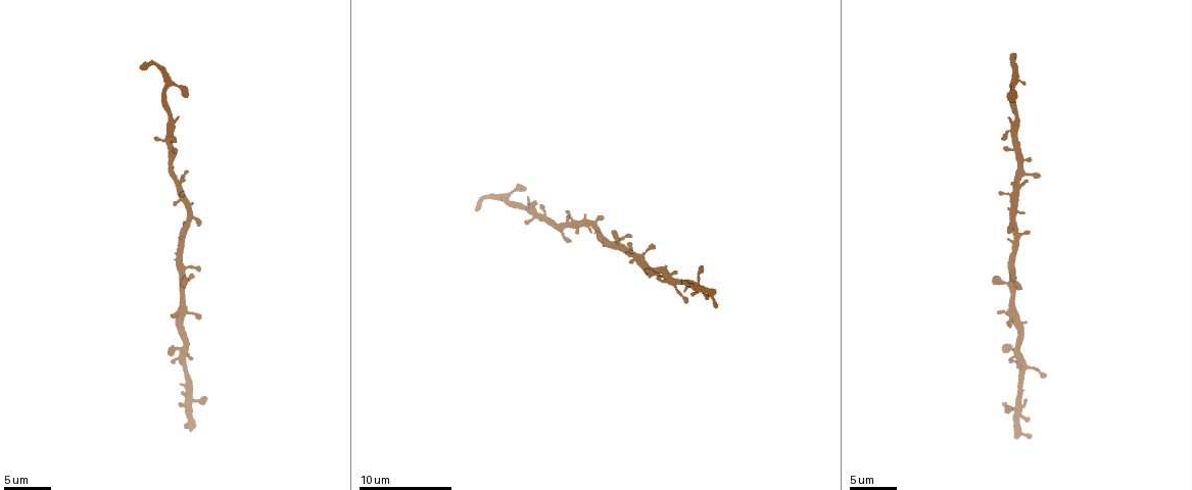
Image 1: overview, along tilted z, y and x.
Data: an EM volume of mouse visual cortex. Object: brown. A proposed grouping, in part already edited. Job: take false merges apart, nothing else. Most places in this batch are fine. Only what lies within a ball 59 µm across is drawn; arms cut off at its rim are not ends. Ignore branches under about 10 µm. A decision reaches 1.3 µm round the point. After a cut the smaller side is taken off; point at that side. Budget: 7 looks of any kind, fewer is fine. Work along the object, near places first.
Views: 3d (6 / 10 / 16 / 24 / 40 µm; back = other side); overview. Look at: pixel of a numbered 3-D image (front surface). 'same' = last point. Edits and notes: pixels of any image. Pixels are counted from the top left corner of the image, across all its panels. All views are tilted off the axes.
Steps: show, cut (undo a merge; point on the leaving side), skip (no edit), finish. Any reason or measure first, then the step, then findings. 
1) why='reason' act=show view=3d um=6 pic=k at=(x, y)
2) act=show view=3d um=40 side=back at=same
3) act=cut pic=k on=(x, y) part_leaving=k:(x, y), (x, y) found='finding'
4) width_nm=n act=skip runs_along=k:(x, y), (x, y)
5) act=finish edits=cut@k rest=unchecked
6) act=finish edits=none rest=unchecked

act=show view=3d um=10 pic=1 at=(599, 238)

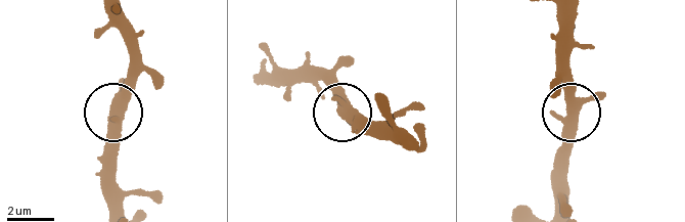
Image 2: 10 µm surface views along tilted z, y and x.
act=skip runs_along=2:(566, 121), (572, 117), (567, 188) found='all the same neuron'

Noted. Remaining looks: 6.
why='two arms at a narrow angle' act=show view=3d um=6 pic=1 at=(180, 306)

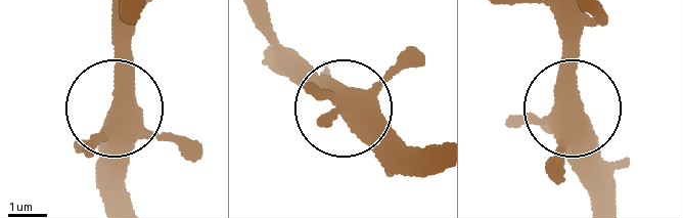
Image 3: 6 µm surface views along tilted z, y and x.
act=skip found='all the same neuron'

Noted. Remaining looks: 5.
why='a narrow waist' act=show view=3d um=16 pic=1 at=(573, 223)

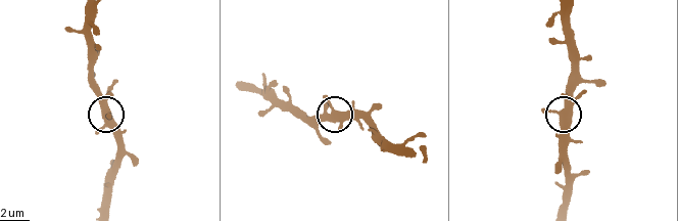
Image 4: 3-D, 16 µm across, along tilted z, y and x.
act=show view=3d um=6 pic=4 at=(566, 113)

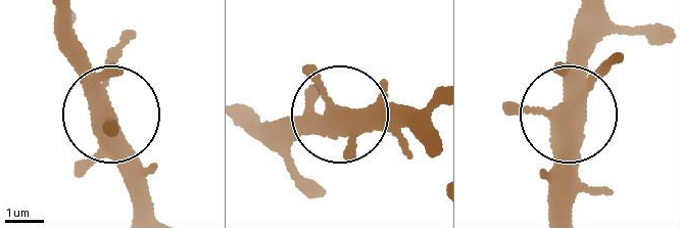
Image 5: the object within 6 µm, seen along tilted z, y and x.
width_nm=410 act=skip runs_along=5:(132, 206), (132, 160), (115, 110), (92, 70), (59, 41) found='one neuron here'

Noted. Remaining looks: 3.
why='sudden change in width' act=show view=3d um=6 pic=1 at=(168, 122)

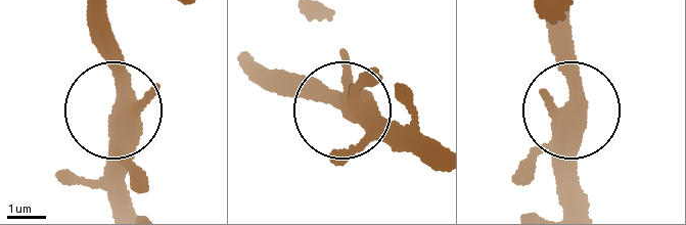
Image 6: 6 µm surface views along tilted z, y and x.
act=skip runs_along=6:(122, 201), (119, 50), (104, 16) found='all the same neuron'

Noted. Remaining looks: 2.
act=finish edits=none rest=unchecked

